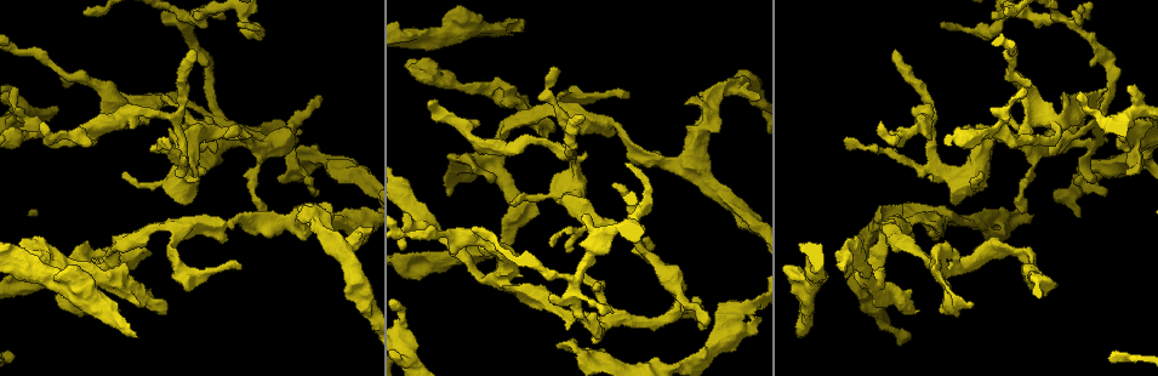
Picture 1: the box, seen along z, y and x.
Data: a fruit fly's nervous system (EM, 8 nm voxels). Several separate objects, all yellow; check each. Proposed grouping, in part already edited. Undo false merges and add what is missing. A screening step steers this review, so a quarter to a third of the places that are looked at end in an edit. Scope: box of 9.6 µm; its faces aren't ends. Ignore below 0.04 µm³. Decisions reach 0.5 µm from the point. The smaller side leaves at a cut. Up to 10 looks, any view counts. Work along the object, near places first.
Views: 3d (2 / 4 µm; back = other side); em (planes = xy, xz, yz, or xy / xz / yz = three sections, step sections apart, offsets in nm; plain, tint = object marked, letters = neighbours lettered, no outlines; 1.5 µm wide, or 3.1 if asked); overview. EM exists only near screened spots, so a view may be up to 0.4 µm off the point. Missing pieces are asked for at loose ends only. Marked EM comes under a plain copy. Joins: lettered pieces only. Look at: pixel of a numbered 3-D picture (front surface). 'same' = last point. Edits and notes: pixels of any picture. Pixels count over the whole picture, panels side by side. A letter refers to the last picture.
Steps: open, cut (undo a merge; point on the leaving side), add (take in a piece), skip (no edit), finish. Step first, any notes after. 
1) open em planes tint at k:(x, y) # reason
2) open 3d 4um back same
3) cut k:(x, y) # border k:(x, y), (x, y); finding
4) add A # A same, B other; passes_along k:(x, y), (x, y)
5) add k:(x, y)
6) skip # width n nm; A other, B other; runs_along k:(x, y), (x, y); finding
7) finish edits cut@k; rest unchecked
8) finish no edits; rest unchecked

open em planes letters at 1:(1090, 180) # an open end

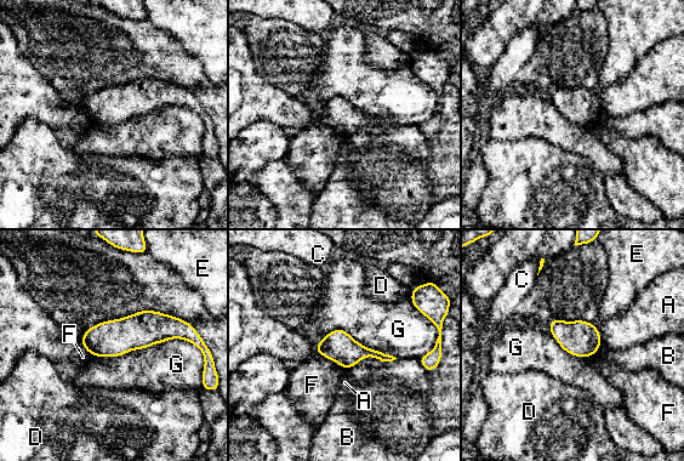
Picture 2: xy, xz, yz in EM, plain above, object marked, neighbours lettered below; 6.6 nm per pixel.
skip # A other, B other, C other, D other, E other, F other, G other; runs_along 2:(183, 333), (134, 331), (85, 343); no lettered piece goes on from it

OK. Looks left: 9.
open 3d 4um at 1:(652, 249) # an open end

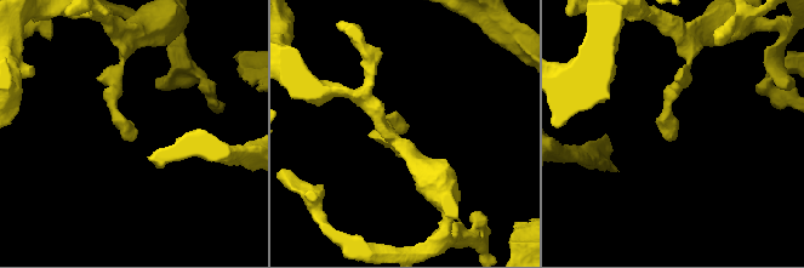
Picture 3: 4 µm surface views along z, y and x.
open em planes tint at 3:(402, 127) # now the EM

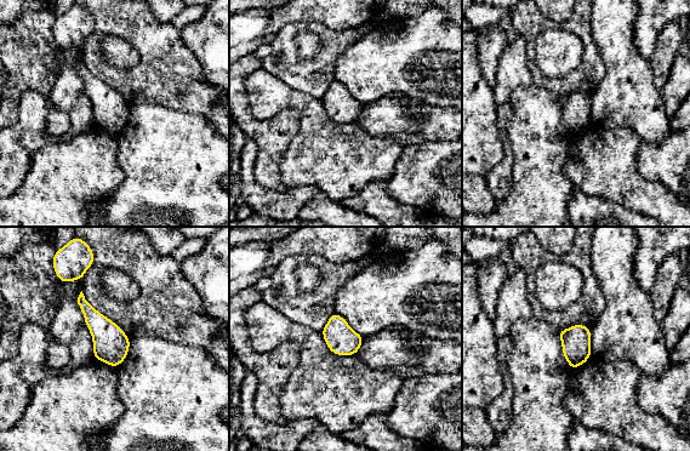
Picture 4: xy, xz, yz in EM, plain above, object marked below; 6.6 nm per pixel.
open em planes letters same # see the neighbours

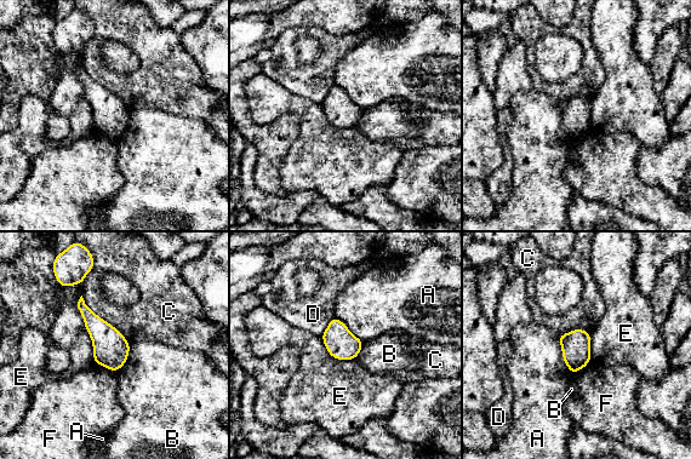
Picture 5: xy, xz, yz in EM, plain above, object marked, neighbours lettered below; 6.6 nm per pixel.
skip # width 190 nm; A other, B other, C other, D other, E other, F other; border 5:(81, 294), (78, 310), (95, 362); none of them fits

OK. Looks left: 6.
open em planes letters at 1:(578, 119) # an open end

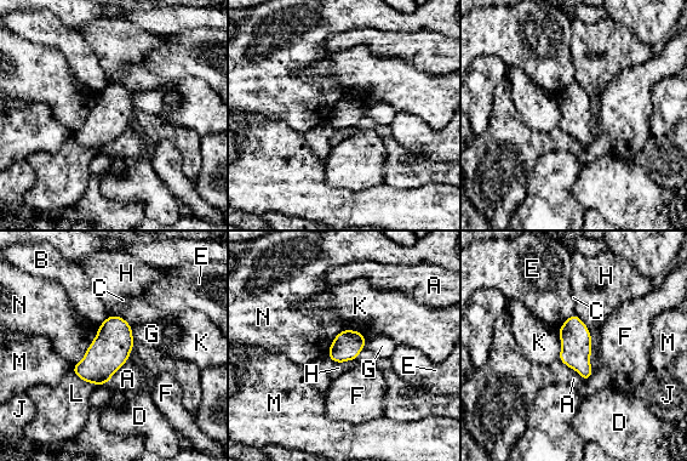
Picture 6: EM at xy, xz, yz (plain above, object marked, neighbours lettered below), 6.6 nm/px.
skip # A other, B other, C other, D other, E other, F other, G other, H other, J other, K other, L other, M other, N other; border 6:(557, 330), (560, 340), (559, 359); none of them fits

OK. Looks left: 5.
open 3d 4um at 1:(44, 121) # long arm stops here

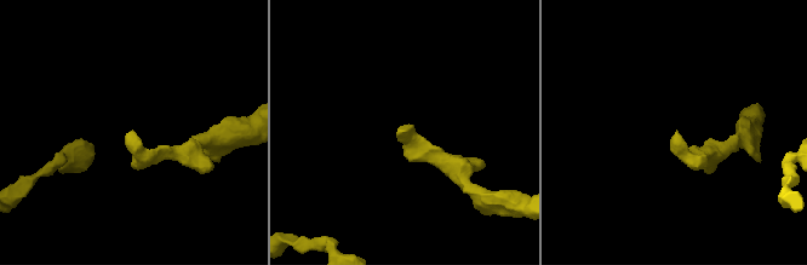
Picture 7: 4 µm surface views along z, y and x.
open em planes letters at 7:(676, 131)

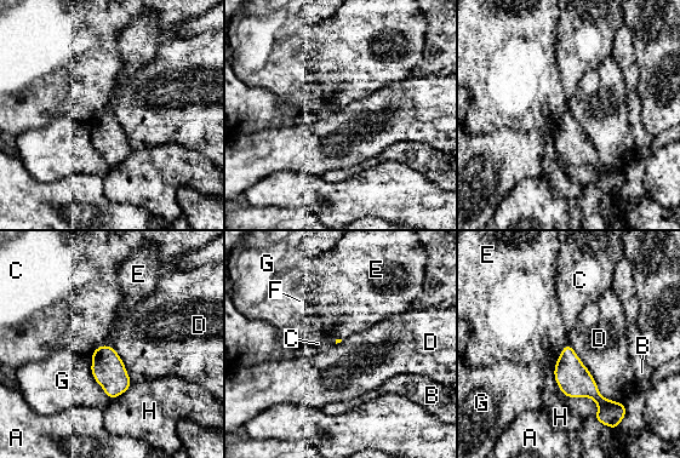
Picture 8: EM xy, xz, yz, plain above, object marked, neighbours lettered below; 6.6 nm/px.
skip # A other, B other, C other, D other, E other, F other, G other, H other; border 8:(567, 342), (598, 391), (622, 402); no lettered piece goes on from it

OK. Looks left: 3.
finish no edits; rest unchecked

